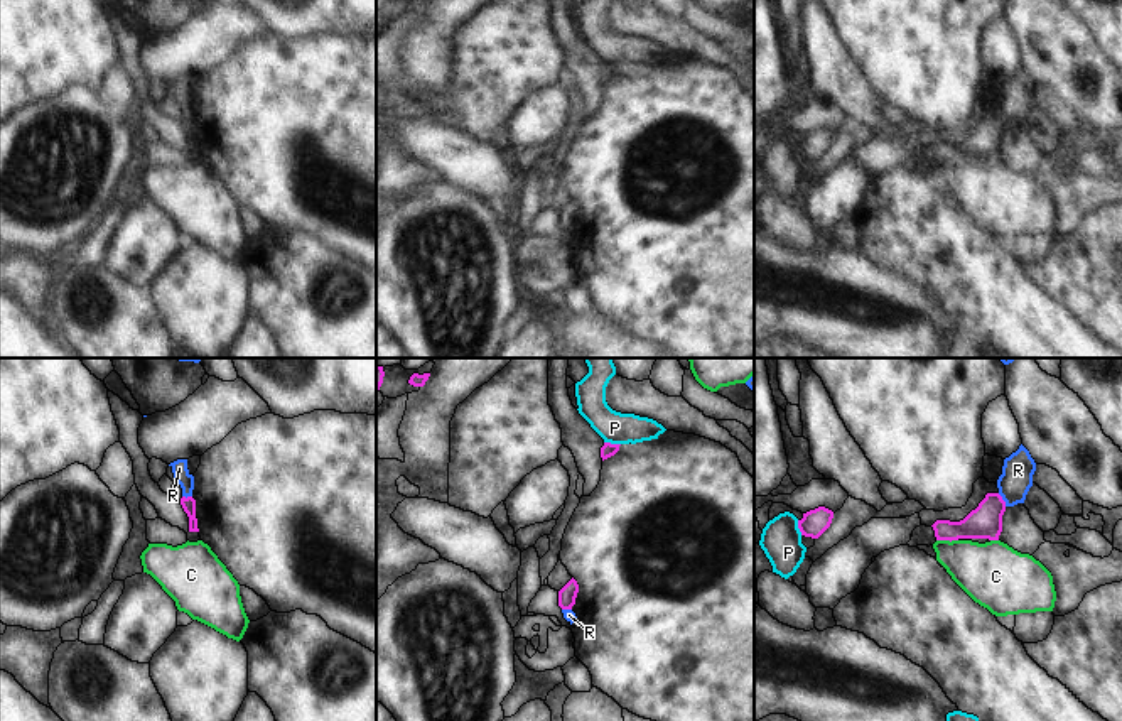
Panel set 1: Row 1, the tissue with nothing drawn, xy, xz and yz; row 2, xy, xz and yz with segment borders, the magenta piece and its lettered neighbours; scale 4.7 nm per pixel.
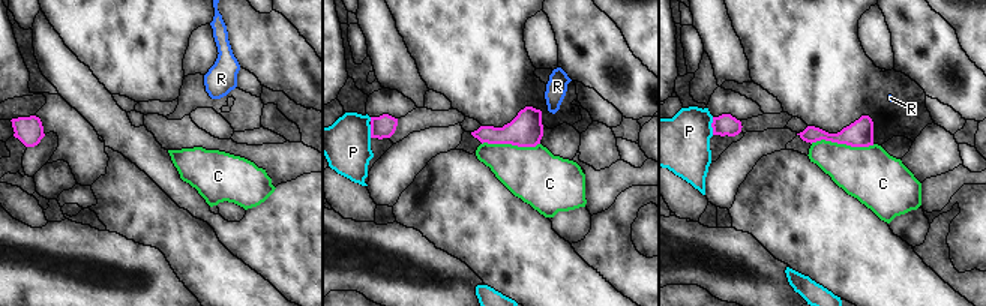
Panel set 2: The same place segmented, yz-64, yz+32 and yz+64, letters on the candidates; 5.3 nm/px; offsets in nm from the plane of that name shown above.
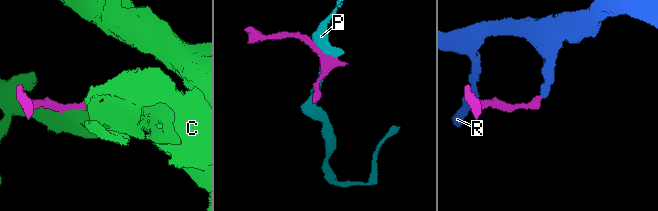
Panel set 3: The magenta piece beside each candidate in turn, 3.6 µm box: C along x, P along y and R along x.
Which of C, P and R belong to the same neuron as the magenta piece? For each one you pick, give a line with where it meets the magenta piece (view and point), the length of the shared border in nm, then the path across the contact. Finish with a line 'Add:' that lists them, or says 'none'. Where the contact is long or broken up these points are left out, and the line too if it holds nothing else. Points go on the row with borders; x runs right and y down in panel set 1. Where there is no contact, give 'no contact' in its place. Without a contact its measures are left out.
Add: none

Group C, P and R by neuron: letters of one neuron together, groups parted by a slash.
C / P / R

